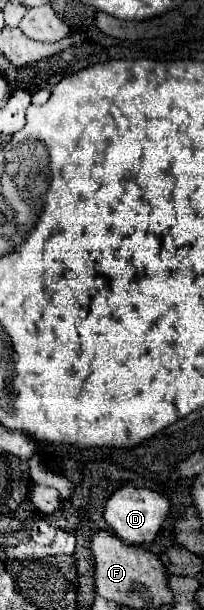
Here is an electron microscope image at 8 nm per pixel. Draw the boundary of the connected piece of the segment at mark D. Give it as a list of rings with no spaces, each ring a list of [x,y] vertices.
[[[123,486],[109,494],[103,510],[105,522],[113,528],[115,536],[119,536],[127,544],[149,544],[157,532],[163,526],[163,520],[169,514],[169,500],[149,488],[135,488],[135,486]]]

